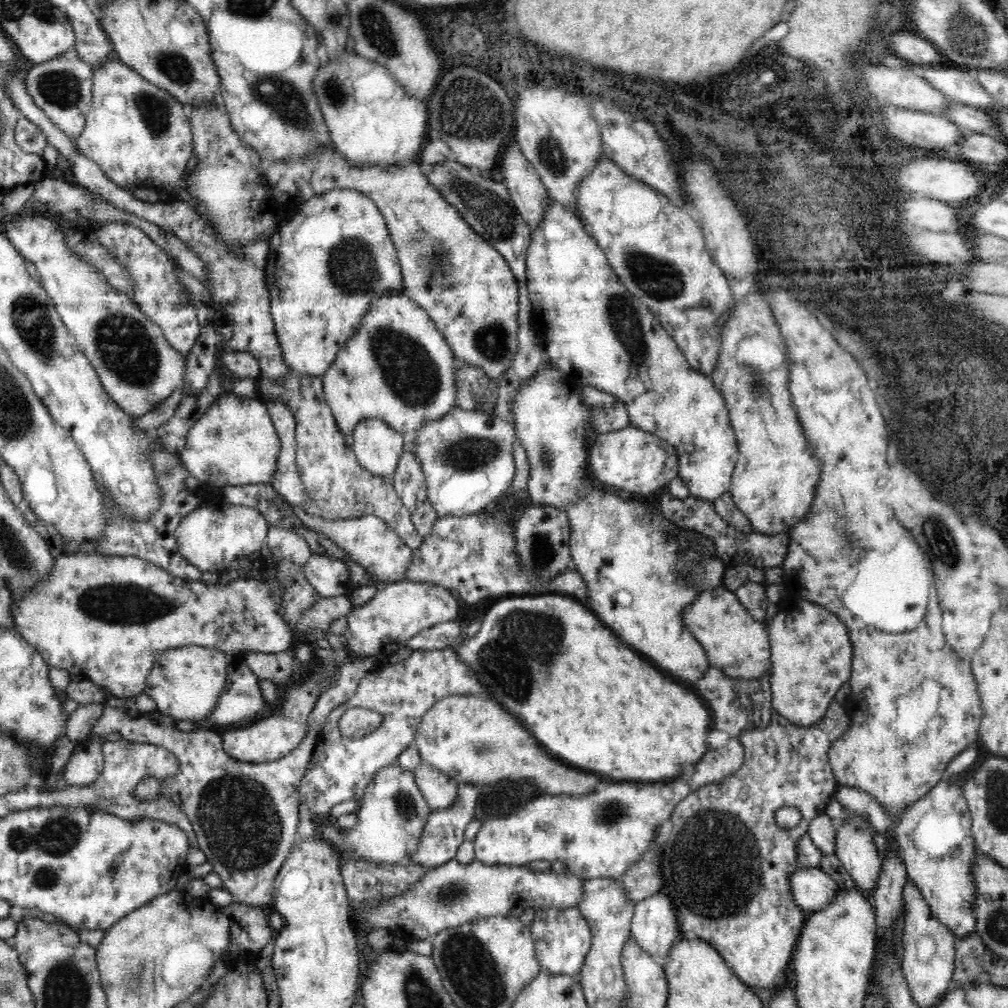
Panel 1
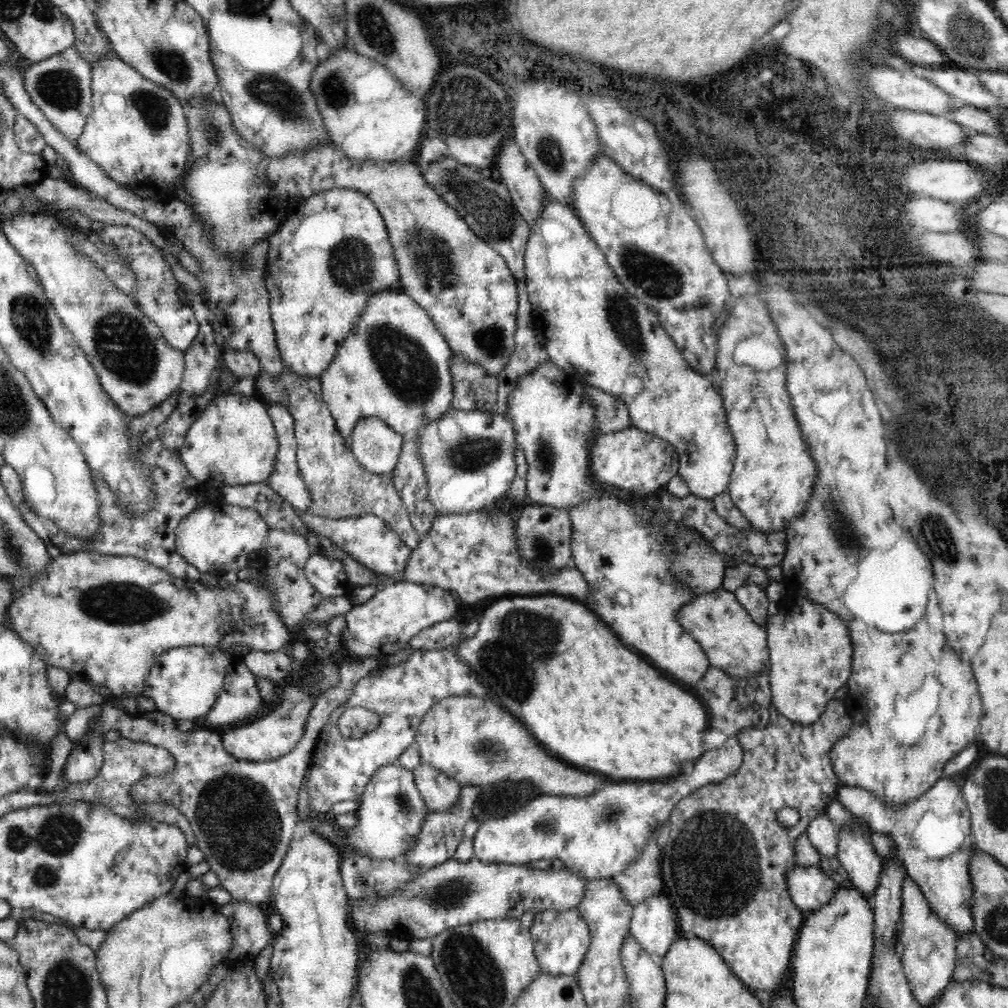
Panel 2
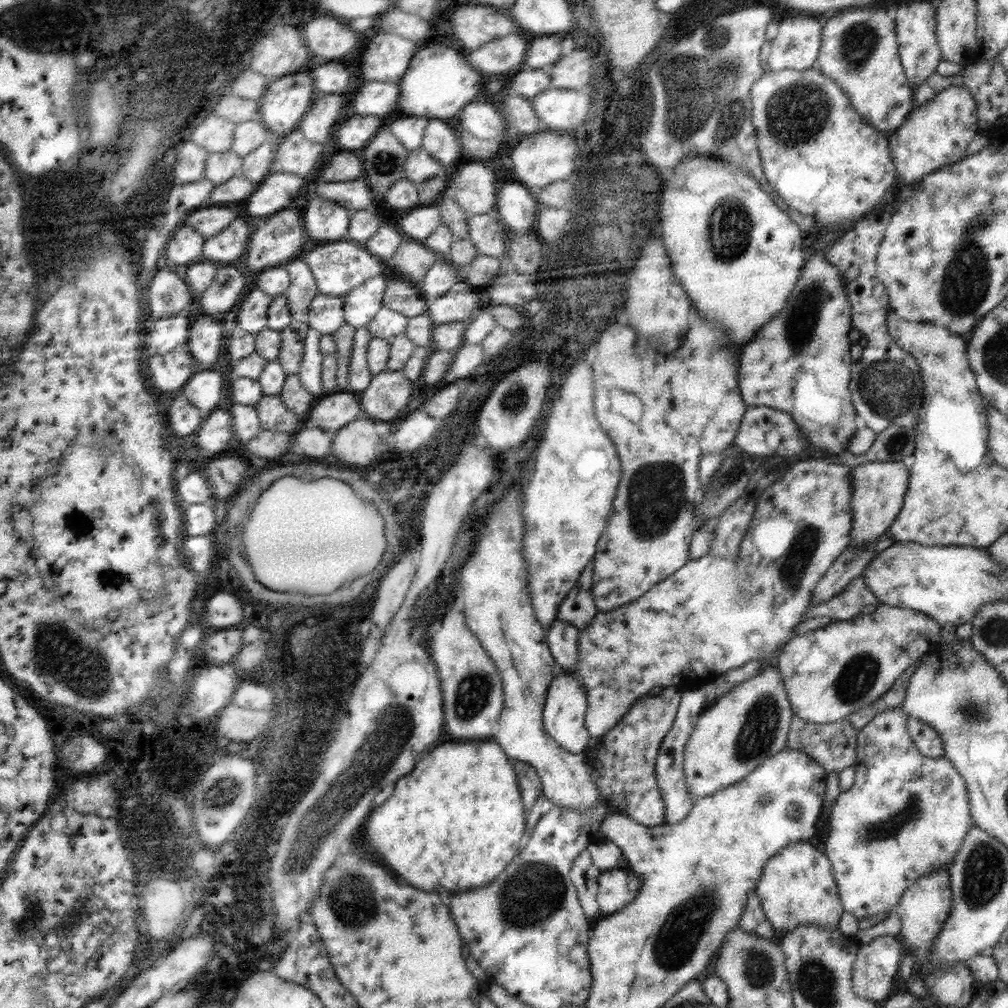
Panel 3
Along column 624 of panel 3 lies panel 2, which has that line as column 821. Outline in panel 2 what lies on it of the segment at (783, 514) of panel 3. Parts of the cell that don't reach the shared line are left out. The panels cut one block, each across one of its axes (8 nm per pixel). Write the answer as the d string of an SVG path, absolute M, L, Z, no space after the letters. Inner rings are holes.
M789 595L767 623L771 702L786 718L806 726L816 722L831 698L851 677L853 644L847 623L821 604Z

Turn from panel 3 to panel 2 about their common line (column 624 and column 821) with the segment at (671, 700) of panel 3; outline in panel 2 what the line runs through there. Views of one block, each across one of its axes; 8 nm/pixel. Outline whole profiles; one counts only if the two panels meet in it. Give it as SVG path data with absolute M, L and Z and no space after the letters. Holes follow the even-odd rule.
M836 697L831 698L826 705L825 711L821 714L821 717L816 722L804 726L786 718L782 713L778 712L778 709L774 707L774 703L770 702L770 720L765 728L742 729L735 734L737 741L743 748L743 761L738 767L738 770L735 770L734 774L723 778L716 784L704 785L693 790L689 795L686 795L686 798L682 798L682 800L678 801L678 804L674 805L670 816L667 818L672 828L670 828L670 837L665 847L662 849L661 869L664 878L664 891L672 901L673 908L677 913L677 921L681 935L690 938L701 938L710 946L713 946L724 957L726 964L732 969L732 972L741 979L741 983L756 994L762 992L762 994L768 994L768 996L774 997L779 990L784 987L784 974L786 974L786 970L790 968L793 948L798 938L798 931L807 914L799 910L792 902L786 882L786 873L798 865L795 861L795 838L798 838L800 834L807 833L810 822L826 813L826 808L836 799L838 790L843 786L840 784L840 777L836 775L836 771L834 771L834 767L832 767L829 754L830 750L832 750L832 746L834 746L834 742L838 742L840 738L844 738L844 736L852 730L854 721L848 714L846 705L847 703L845 701L841 701ZM784 808L795 808L799 812L799 821L795 824L796 826L792 826L792 828L783 828L780 823L778 823L776 816L778 812Z

